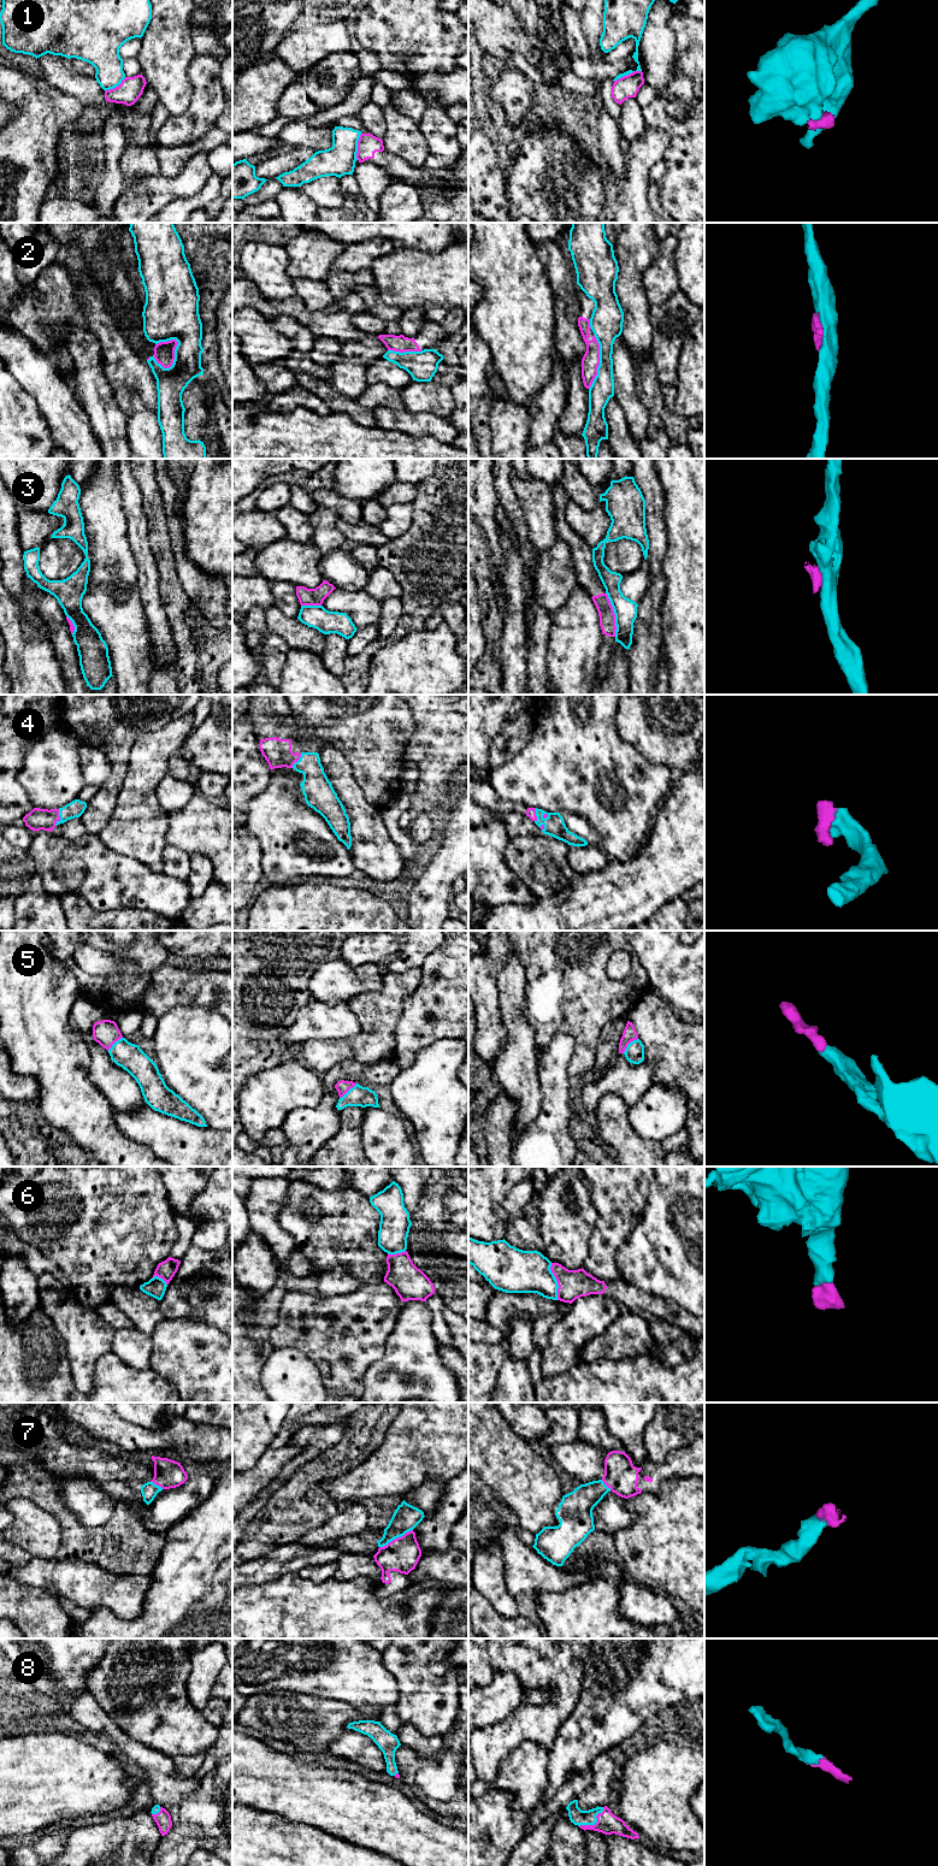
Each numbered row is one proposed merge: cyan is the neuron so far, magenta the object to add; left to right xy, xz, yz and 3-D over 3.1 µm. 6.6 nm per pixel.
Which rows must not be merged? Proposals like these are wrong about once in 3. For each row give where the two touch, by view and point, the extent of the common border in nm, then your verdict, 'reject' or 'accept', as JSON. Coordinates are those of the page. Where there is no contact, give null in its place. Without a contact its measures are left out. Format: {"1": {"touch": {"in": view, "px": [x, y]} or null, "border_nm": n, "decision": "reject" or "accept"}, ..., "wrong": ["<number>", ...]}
{"1": {"touch": {"in": "xz", "px": [357, 146]}, "border_nm": 190, "decision": "reject"}, "2": {"touch": {"in": "xy", "px": [175, 355]}, "border_nm": 220, "decision": "reject"}, "3": {"touch": {"in": "yz", "px": [614, 613]}, "border_nm": 300, "decision": "reject"}, "4": {"touch": {"in": "xy", "px": [60, 818]}, "border_nm": 120, "decision": "accept"}, "5": {"touch": {"in": "yz", "px": [629, 1044]}, "border_nm": 140, "decision": "accept"}, "6": {"touch": {"in": "yz", "px": [556, 1281]}, "border_nm": 260, "decision": "accept"}, "7": {"touch": {"in": "xz", "px": [395, 1537]}, "border_nm": 260, "decision": "accept"}, "8": {"touch": {"in": "yz", "px": [595, 1823]}, "border_nm": 220, "decision": "accept"}, "wrong": ["1", "2", "3"]}

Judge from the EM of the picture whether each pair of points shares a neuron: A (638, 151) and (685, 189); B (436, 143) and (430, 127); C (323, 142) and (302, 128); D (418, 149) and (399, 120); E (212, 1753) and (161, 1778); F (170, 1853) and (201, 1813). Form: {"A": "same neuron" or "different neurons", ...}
{"A": "different neurons", "B": "same neuron", "C": "same neuron", "D": "same neuron", "E": "different neurons", "F": "same neuron"}

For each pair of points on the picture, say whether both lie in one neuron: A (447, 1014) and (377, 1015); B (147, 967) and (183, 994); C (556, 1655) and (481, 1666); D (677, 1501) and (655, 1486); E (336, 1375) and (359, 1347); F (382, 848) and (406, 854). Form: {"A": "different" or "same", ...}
{"A": "different", "B": "different", "C": "different", "D": "different", "E": "same", "F": "different"}

